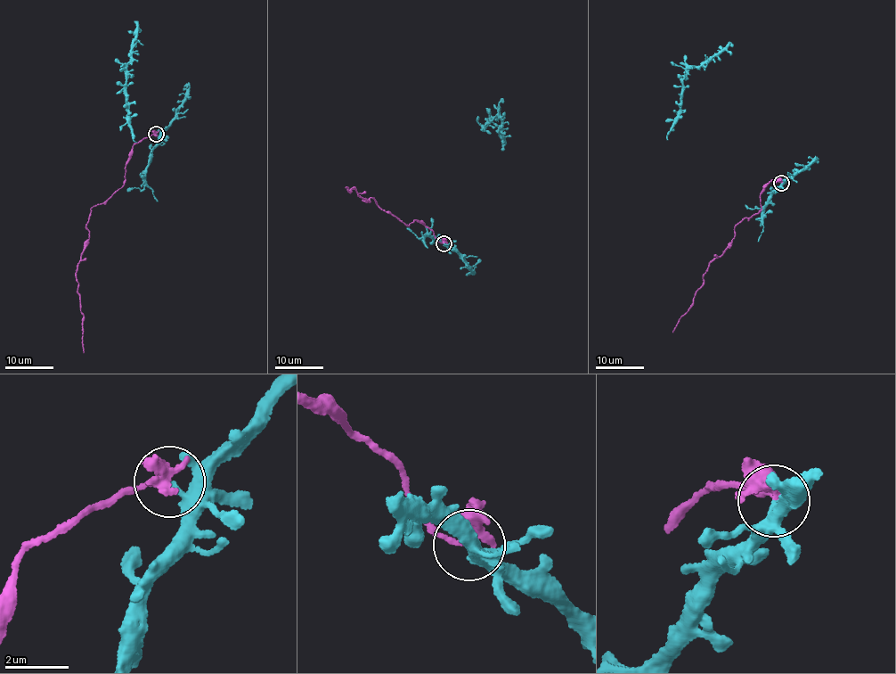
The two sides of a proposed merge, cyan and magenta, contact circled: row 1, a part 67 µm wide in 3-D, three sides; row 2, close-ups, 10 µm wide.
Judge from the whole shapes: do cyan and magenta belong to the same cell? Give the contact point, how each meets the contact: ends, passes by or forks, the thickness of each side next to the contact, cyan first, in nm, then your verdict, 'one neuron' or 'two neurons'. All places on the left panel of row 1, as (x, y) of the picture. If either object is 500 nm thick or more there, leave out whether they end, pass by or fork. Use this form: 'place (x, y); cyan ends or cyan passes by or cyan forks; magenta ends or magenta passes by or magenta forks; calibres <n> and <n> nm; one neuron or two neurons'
place (156, 134); cyan ends; magenta forks; calibres 280 and 220 nm; two neurons

